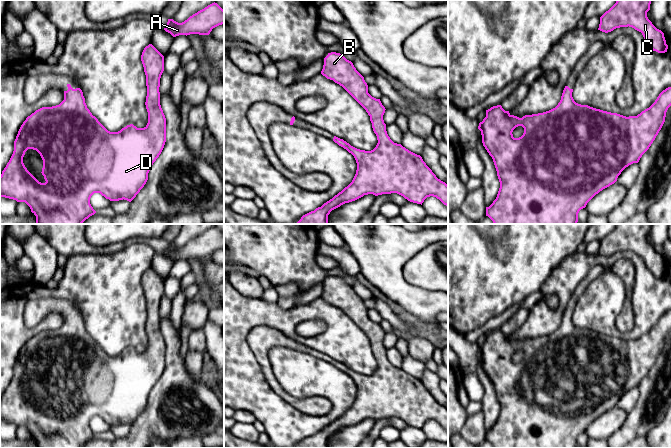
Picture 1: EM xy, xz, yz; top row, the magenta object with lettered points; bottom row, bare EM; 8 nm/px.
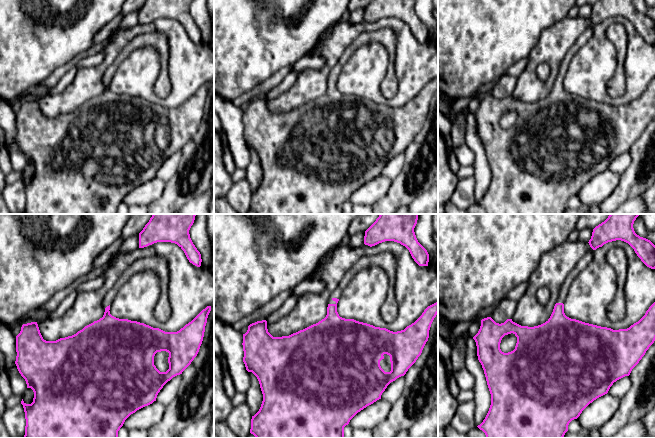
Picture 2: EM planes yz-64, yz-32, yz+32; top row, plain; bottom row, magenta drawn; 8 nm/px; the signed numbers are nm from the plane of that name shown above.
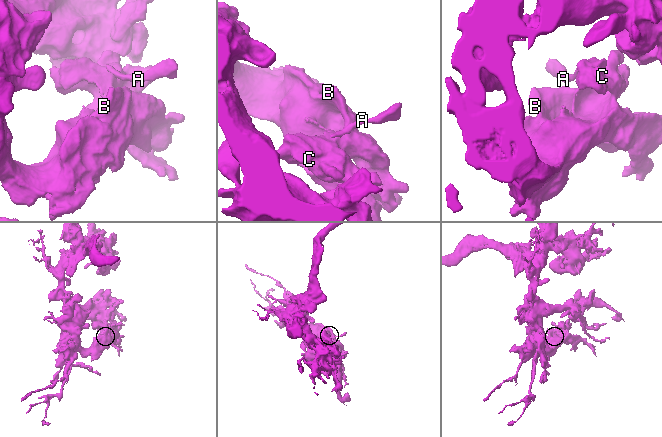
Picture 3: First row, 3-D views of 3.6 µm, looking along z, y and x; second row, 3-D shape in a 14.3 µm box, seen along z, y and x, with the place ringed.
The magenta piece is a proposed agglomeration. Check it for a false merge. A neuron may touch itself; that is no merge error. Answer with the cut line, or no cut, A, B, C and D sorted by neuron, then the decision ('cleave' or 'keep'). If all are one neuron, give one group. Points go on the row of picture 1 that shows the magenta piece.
no cut; A B C D; keep

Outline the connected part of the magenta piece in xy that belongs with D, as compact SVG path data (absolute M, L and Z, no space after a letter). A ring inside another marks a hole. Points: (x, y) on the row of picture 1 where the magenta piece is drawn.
M149 44L142 52L141 61L146 75L147 86L145 105L148 112L148 123L144 128L137 128L133 124L130 124L118 132L108 131L87 108L82 90L80 88L73 89L70 84L67 84L68 90L64 91L64 100L59 105L52 107L42 107L36 110L34 113L28 116L21 125L14 141L13 154L6 167L2 171L2 174L0 175L0 197L13 199L17 202L25 202L30 207L31 212L36 216L36 224L82 224L86 219L96 213L90 204L90 198L94 193L100 193L110 201L119 201L124 199L131 202L146 184L150 168L161 154L166 142L166 118L160 105L159 92L160 78L164 71L164 56L152 44ZM28 149L36 150L40 154L43 160L43 168L41 173L44 176L46 181L45 183L39 182L25 167L23 163L23 157Z

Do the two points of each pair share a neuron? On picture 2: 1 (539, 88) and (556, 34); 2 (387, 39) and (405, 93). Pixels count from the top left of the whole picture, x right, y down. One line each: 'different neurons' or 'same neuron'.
1: same neuron
2: different neurons

